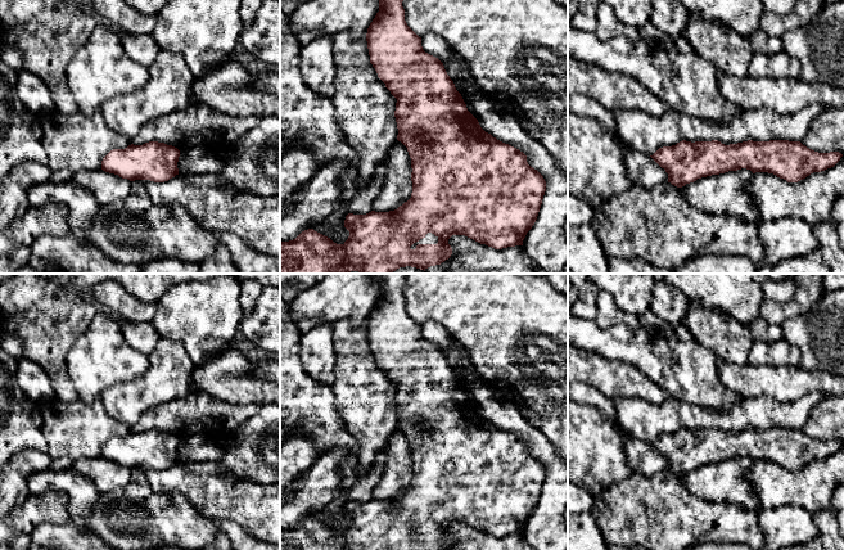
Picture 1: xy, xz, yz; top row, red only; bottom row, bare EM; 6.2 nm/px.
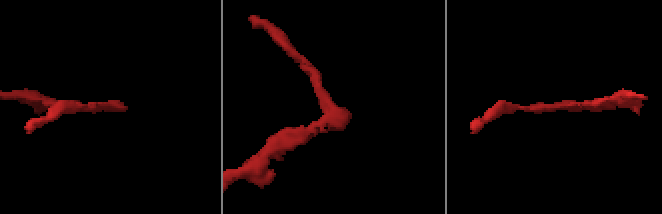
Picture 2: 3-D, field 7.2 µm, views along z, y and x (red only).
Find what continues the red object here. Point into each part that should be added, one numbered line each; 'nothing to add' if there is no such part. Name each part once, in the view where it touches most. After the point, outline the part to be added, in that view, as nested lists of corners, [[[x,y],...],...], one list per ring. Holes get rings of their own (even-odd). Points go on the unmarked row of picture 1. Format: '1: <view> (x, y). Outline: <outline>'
1: xz (429, 526). Outline: [[[428,520],[423,527],[414,531],[410,536],[415,537],[418,532],[437,532],[437,531],[438,531],[438,524],[435,524],[432,520]]]

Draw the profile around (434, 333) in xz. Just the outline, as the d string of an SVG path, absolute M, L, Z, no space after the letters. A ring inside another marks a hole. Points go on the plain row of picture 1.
M428 323L421 325L421 334L425 341L447 350L453 346L455 339L450 335L446 328L438 323Z

